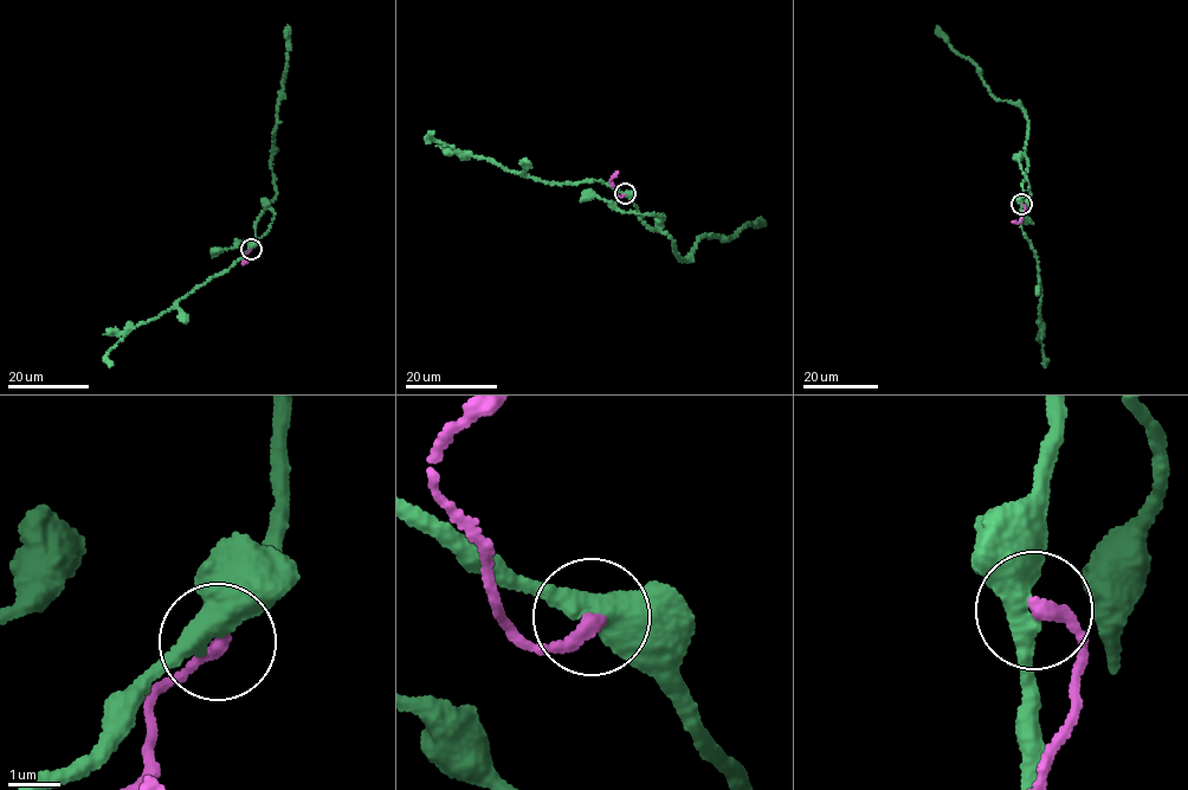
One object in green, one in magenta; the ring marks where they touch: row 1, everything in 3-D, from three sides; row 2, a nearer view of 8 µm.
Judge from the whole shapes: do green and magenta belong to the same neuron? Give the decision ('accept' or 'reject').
reject

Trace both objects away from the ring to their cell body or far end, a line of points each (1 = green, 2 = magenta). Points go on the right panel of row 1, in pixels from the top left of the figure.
1: (1021, 205), (1027, 162), (1026, 113), (1009, 101), (1000, 101), (990, 92), (981, 70), (955, 51), (937, 25)
2: (1021, 205), (1025, 210), (1020, 222), (1012, 222)

